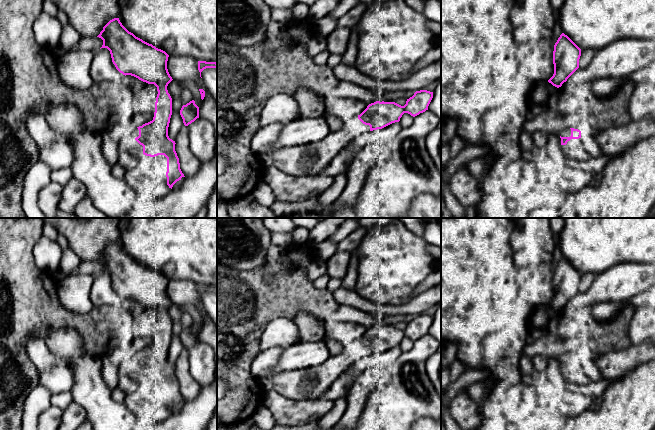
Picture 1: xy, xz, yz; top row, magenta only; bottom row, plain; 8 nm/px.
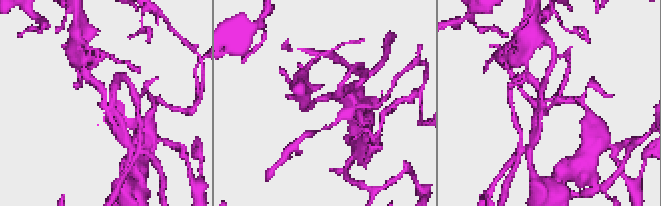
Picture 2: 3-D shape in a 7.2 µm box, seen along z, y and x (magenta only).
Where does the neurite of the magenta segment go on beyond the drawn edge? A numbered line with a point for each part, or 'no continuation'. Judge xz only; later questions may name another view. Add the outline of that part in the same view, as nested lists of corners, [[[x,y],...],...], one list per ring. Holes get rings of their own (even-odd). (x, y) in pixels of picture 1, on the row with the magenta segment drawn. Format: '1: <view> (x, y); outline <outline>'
1: xz (311, 159); outline [[[354,117],[341,130],[331,132],[319,142],[276,150],[272,167],[291,176],[319,175],[356,136],[367,132],[370,126]]]

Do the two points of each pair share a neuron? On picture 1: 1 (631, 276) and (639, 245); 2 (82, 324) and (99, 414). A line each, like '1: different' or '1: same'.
1: different
2: different

